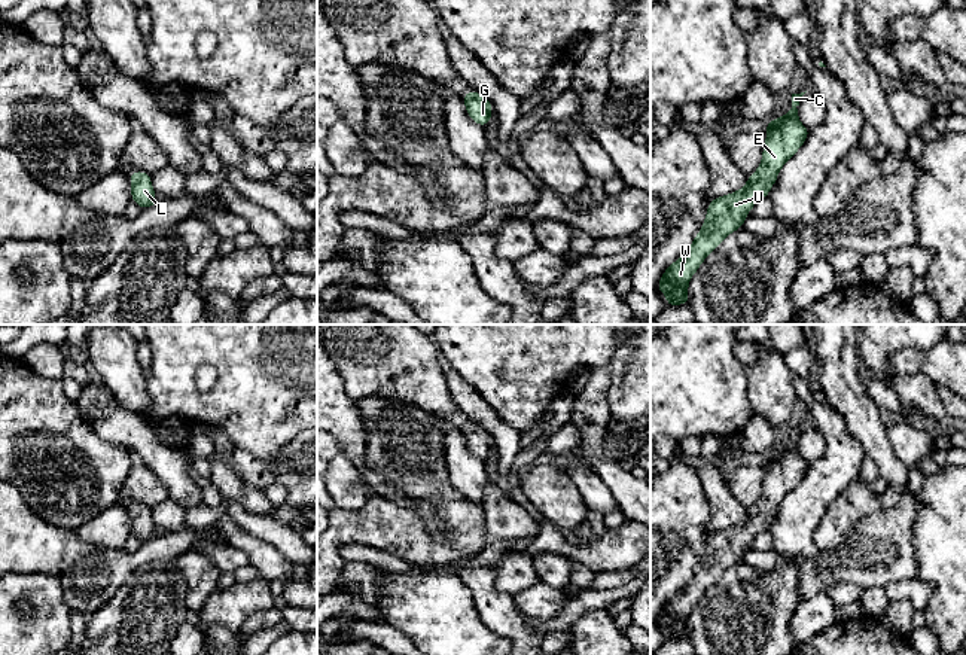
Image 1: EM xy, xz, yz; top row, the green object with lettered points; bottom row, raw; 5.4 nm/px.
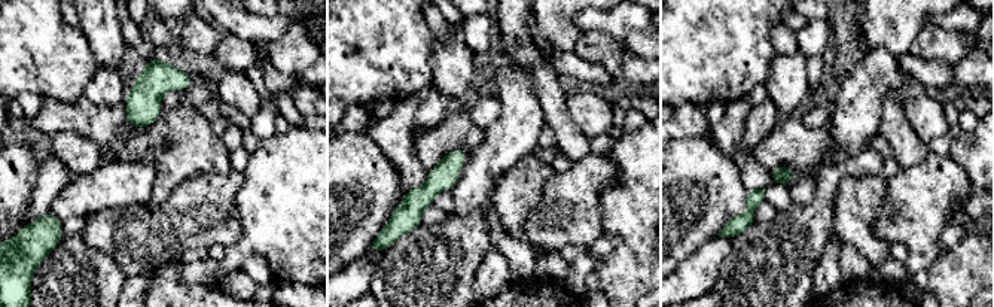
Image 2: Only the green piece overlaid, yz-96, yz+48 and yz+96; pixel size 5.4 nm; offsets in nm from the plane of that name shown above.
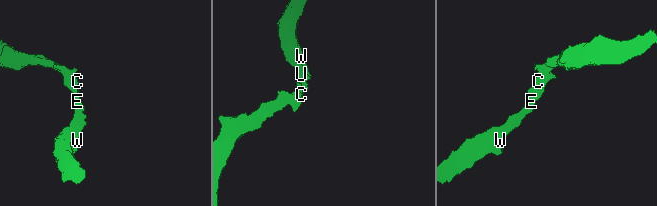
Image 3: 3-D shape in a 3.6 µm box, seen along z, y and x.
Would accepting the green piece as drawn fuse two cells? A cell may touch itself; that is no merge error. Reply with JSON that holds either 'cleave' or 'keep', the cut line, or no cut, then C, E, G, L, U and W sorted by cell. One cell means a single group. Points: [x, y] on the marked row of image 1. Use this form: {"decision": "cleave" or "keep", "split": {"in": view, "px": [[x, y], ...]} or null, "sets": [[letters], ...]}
{"decision": "keep", "split": null, "sets": [["C", "E", "G", "L", "U", "W"]]}

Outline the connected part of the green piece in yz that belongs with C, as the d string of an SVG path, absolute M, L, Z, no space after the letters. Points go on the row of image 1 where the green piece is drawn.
M805 92L792 94L792 109L765 125L767 140L758 170L747 177L743 189L717 196L707 205L703 228L688 252L671 265L656 283L667 298L667 305L689 302L688 284L704 259L732 232L743 228L753 205L770 195L783 165L805 143L810 130L798 119L799 100Z

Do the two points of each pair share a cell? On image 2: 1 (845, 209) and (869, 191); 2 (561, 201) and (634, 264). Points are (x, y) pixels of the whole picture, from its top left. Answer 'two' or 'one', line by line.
1: one
2: two

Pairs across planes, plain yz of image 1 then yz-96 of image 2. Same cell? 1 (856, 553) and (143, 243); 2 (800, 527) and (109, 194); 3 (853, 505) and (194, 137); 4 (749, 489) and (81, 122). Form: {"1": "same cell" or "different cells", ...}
{"1": "same cell", "2": "same cell", "3": "same cell", "4": "different cells"}

